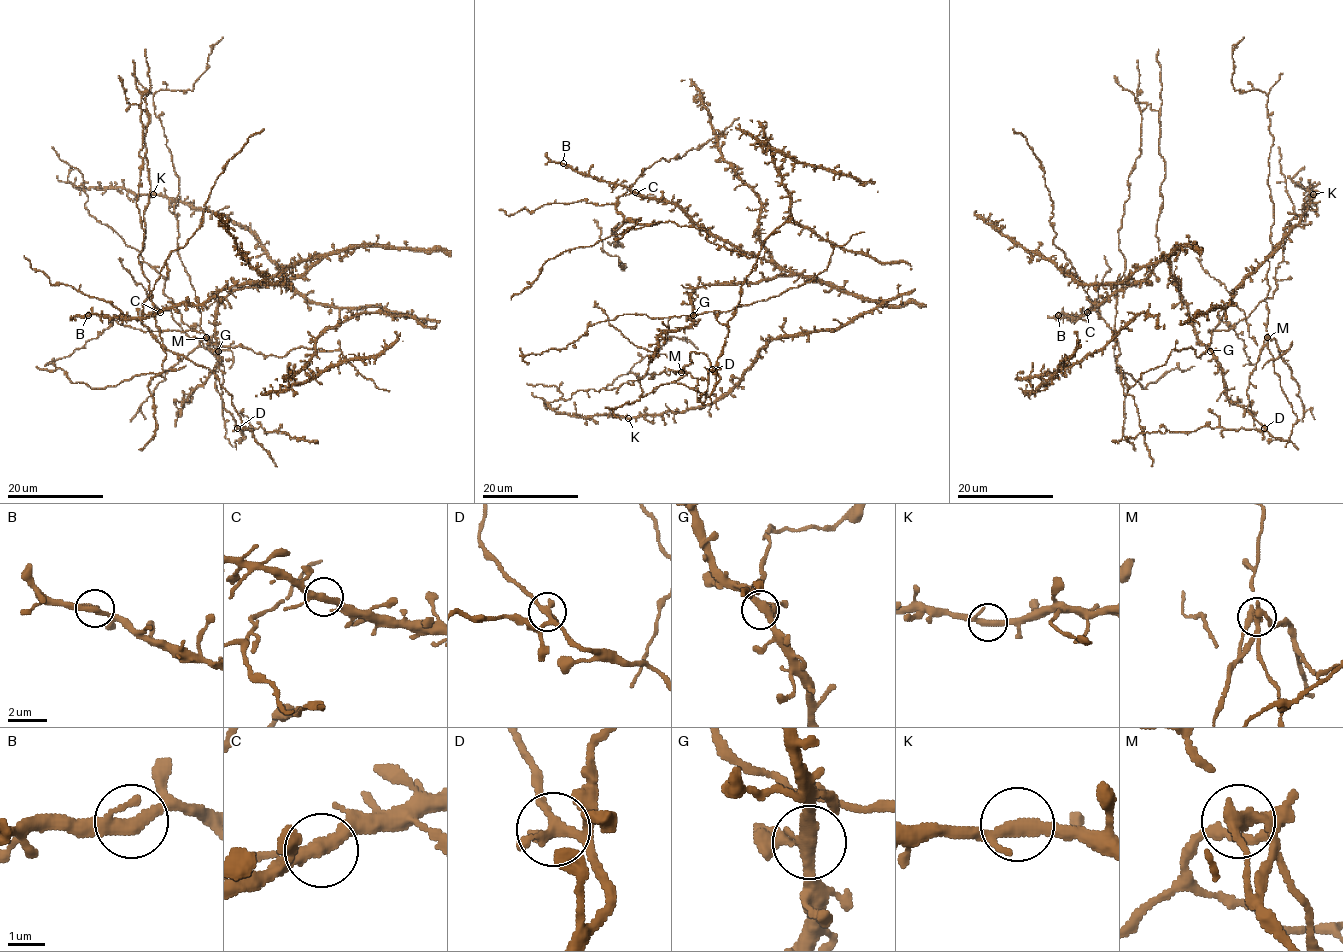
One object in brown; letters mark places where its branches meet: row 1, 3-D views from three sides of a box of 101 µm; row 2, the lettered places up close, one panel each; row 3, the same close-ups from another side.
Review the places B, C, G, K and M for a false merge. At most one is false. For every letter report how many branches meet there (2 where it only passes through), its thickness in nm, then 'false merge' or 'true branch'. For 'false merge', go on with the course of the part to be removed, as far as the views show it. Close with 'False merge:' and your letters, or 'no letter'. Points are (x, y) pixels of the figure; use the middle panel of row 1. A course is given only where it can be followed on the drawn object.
B: 3 | 280 nm | true branch
C: 3 | 300 nm | true branch
G: 3 | 320 nm | true branch
K: 3 | 280 nm | true branch
M: 3 | 280 nm | false merge
False merge: M

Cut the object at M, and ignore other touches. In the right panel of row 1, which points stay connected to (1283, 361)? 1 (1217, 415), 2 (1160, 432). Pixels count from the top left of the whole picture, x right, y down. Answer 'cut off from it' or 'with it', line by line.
1: with it
2: with it

